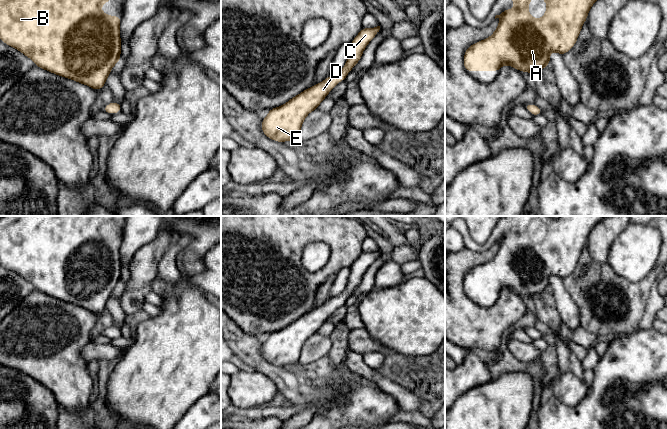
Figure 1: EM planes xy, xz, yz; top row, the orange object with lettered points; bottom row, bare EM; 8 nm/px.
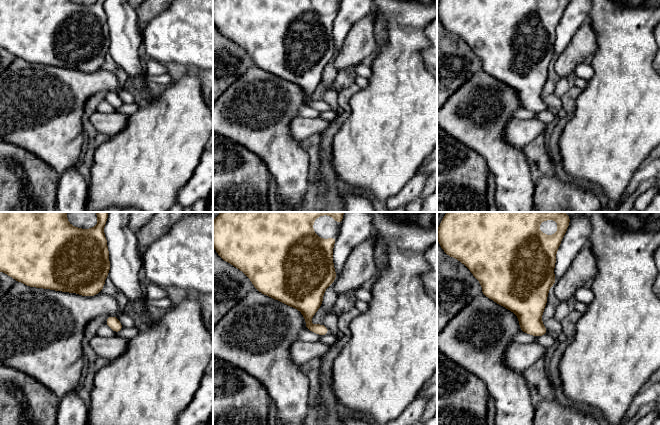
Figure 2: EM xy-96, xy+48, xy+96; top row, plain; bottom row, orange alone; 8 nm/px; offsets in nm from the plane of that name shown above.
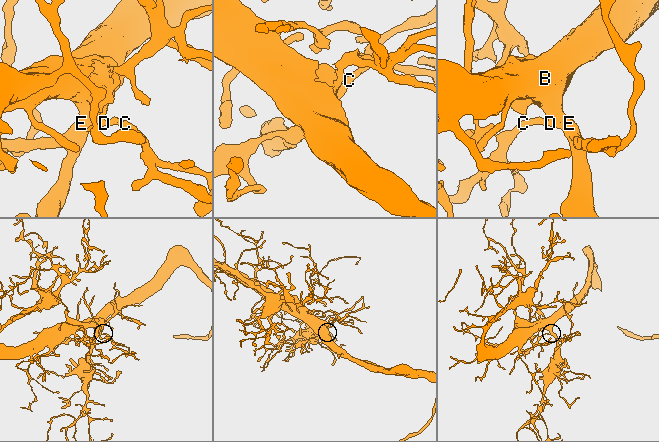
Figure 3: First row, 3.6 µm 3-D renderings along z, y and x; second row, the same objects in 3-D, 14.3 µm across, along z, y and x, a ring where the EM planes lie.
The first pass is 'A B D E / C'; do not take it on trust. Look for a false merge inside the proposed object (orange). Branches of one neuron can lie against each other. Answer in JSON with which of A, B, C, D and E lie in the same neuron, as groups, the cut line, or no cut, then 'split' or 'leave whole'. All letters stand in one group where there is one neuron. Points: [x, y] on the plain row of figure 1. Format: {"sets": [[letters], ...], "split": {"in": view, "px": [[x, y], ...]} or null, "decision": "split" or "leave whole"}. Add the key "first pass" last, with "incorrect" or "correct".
{"sets": [["A", "B", "C", "D", "E"]], "split": null, "decision": "leave whole", "first pass": "incorrect"}

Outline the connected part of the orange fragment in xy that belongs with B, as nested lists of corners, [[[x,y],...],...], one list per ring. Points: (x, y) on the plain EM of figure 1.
[[[1,216],[0,264],[29,281],[36,290],[72,303],[95,314],[105,310],[113,290],[120,286],[119,240],[106,239],[101,230],[115,222],[124,225],[127,216]]]

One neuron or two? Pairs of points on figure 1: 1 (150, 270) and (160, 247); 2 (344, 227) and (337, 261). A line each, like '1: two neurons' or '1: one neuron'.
1: one neuron
2: one neuron

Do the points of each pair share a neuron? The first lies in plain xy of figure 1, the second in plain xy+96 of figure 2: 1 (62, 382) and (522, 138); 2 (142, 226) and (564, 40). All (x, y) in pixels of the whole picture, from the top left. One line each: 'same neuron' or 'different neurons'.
1: different neurons
2: same neuron

